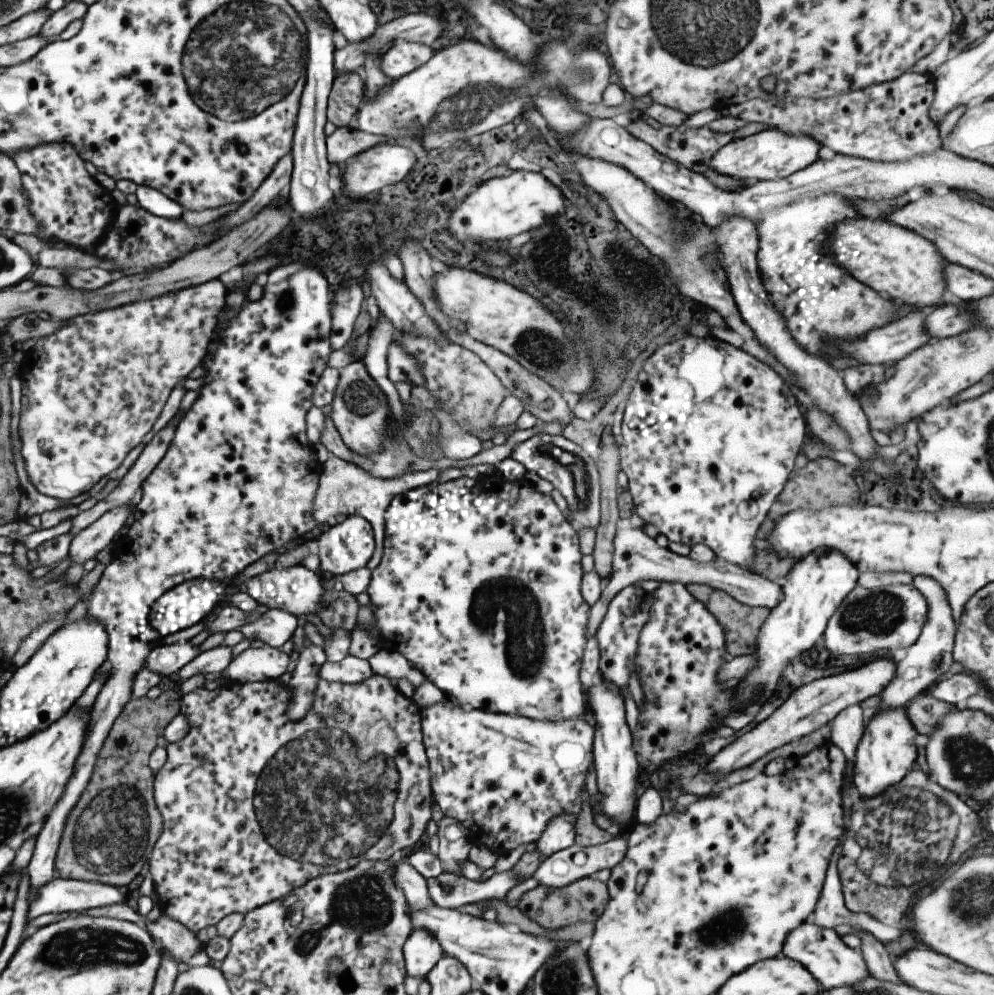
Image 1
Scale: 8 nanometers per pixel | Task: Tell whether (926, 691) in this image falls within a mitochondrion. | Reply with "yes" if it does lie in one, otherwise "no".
no

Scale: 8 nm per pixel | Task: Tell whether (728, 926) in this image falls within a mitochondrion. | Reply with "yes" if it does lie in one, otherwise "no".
yes

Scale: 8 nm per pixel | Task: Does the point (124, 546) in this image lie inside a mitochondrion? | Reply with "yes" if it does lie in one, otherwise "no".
no

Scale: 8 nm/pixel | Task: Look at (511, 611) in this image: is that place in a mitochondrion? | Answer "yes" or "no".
yes

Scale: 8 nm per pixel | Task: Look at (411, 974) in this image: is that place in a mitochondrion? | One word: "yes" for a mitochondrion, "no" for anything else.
no

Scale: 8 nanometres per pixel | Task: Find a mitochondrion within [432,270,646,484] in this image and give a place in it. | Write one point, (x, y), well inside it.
(542, 350)

